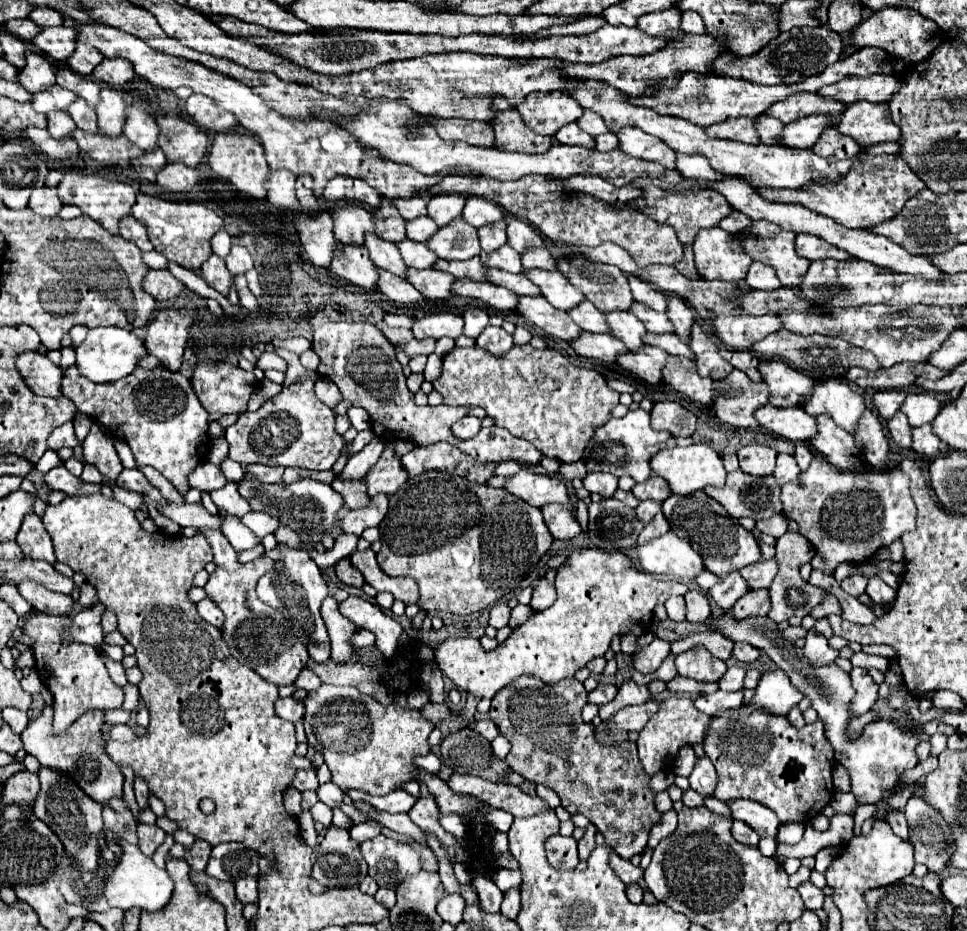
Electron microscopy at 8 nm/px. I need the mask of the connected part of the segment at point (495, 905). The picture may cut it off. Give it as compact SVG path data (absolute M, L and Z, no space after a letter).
M475 876L473 878L473 886L477 888L479 894L479 906L483 912L499 912L501 908L501 900L503 900L503 892L495 886L495 882L489 878L485 880L485 876Z

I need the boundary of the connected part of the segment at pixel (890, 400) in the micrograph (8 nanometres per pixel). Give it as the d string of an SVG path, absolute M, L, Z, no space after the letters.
M901 390L877 392L875 398L873 398L873 402L875 402L875 408L877 408L879 416L885 418L885 420L891 420L893 414L899 412L901 404L905 402L905 392L901 392Z

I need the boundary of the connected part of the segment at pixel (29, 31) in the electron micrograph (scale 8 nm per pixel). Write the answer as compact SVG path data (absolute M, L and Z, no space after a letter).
M19 18L19 20L9 20L5 22L5 30L13 36L17 36L19 40L31 40L41 28L37 24L33 24L29 18Z

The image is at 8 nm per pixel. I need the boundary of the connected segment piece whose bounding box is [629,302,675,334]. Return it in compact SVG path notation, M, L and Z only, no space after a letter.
M635 302L633 308L629 310L631 314L635 314L649 332L657 332L657 334L663 334L663 332L675 332L673 328L673 322L669 320L669 316L665 312L655 312L651 308L647 308L645 304L639 304Z

